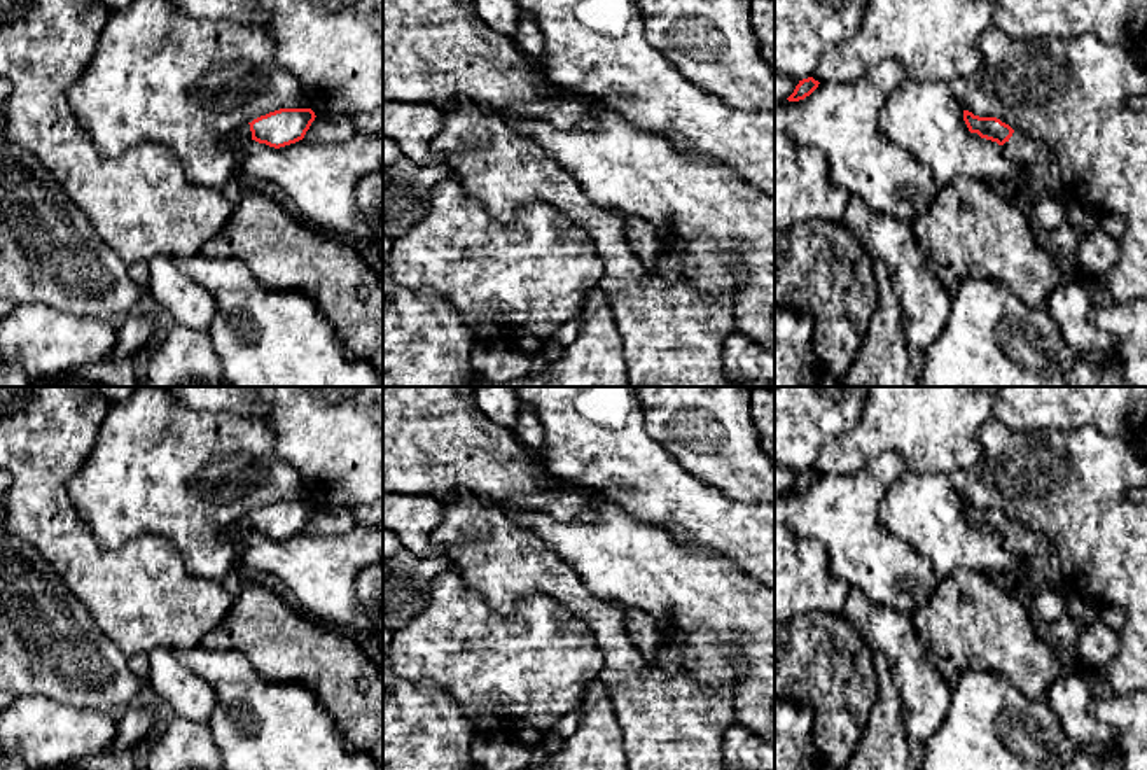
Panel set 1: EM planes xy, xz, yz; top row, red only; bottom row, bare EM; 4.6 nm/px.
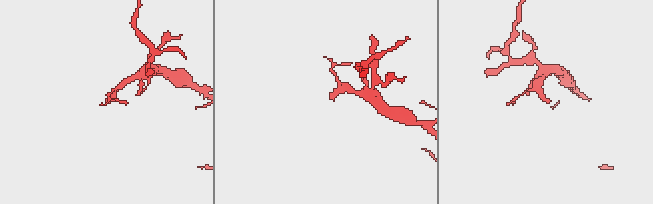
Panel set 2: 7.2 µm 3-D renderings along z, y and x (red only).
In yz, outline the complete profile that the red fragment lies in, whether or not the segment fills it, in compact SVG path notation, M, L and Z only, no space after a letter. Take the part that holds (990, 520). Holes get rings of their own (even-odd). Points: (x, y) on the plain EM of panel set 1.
M963 502L963 513L970 525L997 534L1007 551L1019 558L1019 567L1012 574L1023 579L1032 590L1067 586L1063 569L1049 541L997 509L979 509Z

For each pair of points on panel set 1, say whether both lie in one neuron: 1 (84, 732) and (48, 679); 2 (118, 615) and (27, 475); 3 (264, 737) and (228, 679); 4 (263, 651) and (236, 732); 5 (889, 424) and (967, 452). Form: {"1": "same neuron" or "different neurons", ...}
{"1": "different neurons", "2": "same neuron", "3": "same neuron", "4": "different neurons", "5": "same neuron"}

